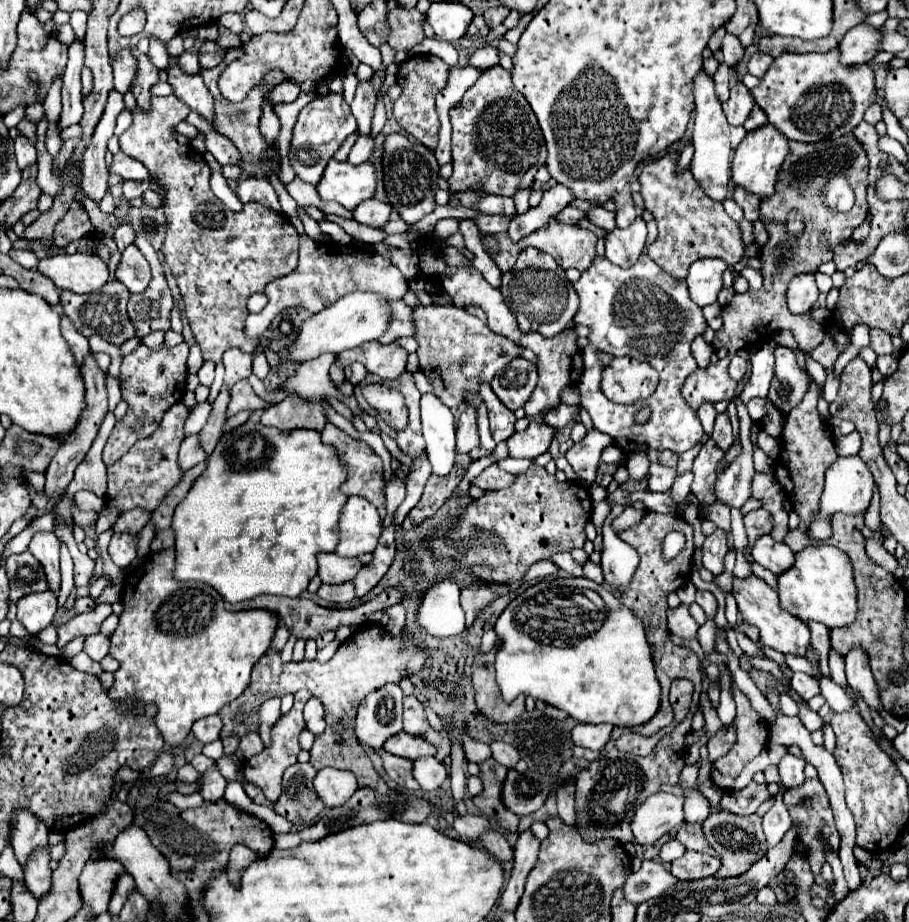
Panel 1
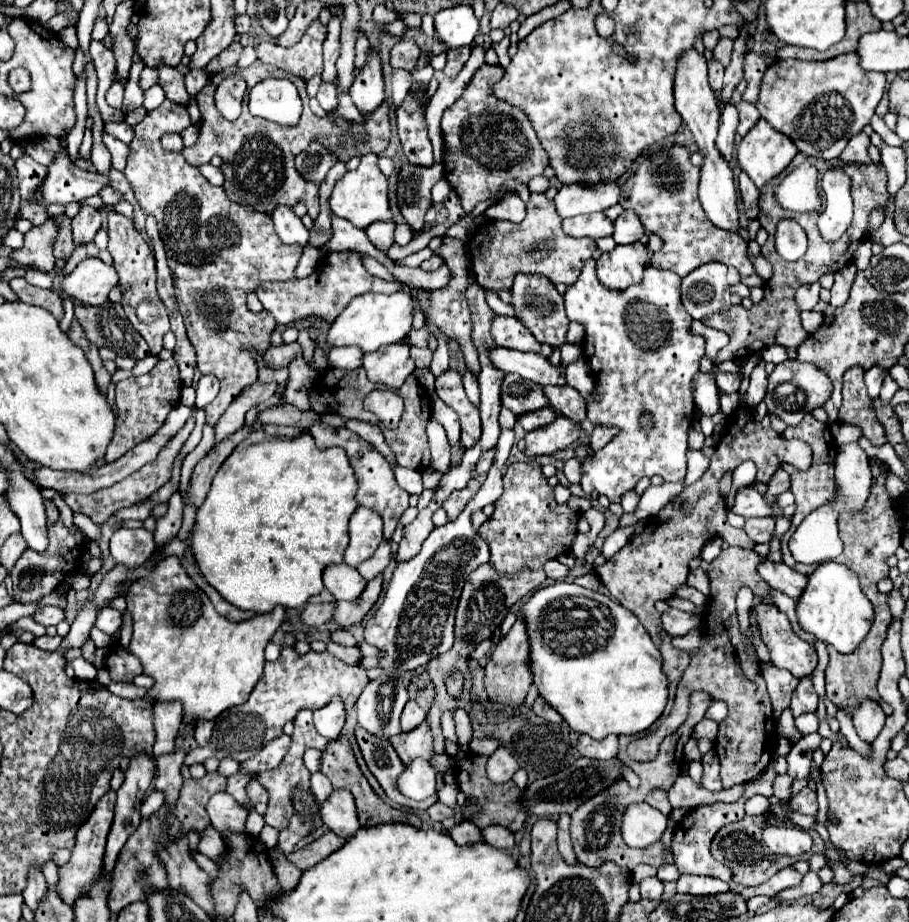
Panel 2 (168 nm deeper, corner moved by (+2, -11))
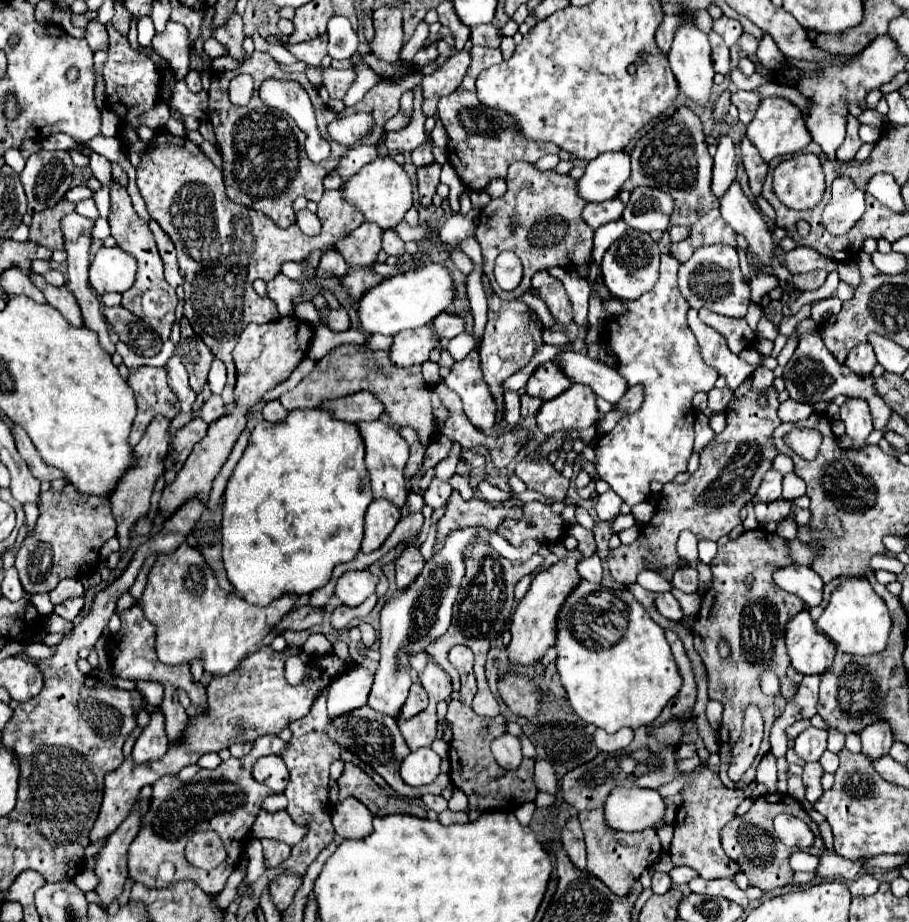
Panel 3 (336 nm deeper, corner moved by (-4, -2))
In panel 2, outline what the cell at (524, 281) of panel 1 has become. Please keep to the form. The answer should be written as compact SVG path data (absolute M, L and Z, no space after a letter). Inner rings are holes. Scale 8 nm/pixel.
M517 274L515 284L511 288L513 294L513 308L517 312L517 318L531 330L531 334L541 342L549 344L551 348L559 348L565 344L567 336L567 322L569 318L565 316L565 306L563 306L563 296L555 290L555 284L539 274Z

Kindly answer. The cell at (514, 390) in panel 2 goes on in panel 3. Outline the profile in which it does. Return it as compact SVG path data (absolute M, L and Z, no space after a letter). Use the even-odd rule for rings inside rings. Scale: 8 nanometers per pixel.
M551 361L539 365L525 383L525 391L533 397L541 397L543 401L561 395L569 387L571 381L567 381L567 377L563 377L563 373L559 373L559 369L551 365Z

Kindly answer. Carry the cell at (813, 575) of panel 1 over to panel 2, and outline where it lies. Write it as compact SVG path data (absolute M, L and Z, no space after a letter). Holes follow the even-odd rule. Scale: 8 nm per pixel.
M825 562L809 576L809 584L797 602L797 616L803 630L831 644L837 652L851 654L865 640L873 624L873 606L861 592L859 578L853 570L837 562Z

